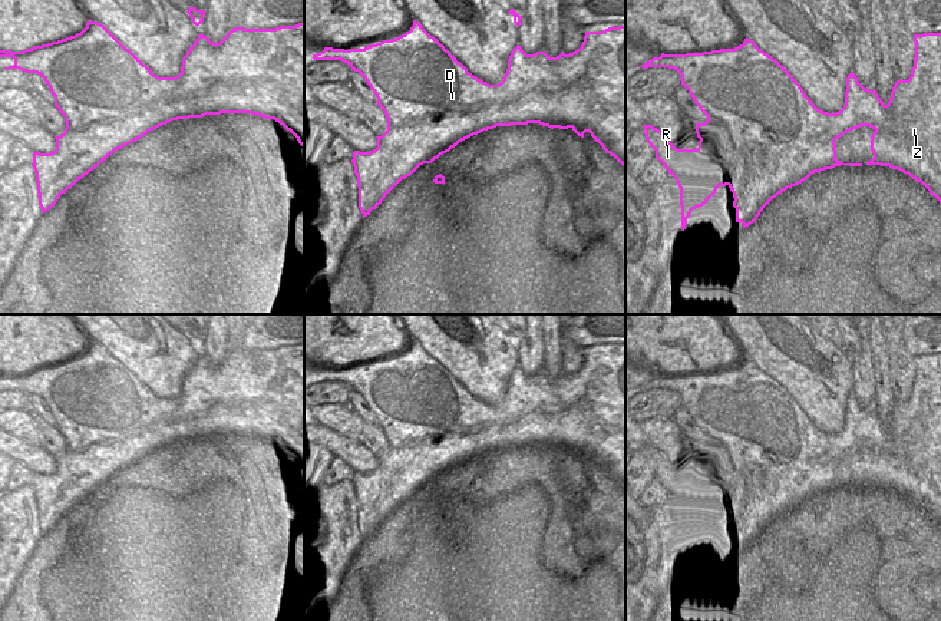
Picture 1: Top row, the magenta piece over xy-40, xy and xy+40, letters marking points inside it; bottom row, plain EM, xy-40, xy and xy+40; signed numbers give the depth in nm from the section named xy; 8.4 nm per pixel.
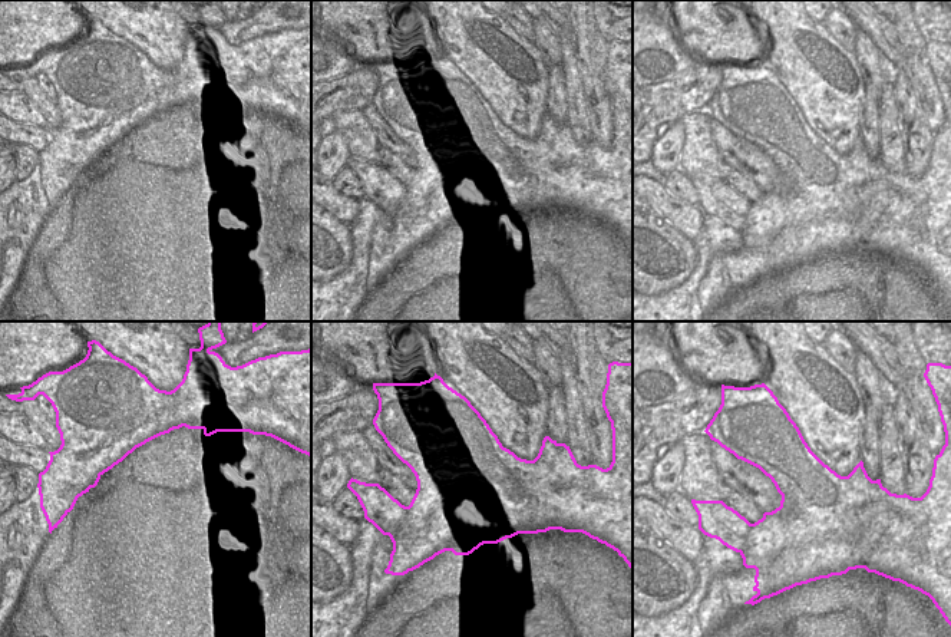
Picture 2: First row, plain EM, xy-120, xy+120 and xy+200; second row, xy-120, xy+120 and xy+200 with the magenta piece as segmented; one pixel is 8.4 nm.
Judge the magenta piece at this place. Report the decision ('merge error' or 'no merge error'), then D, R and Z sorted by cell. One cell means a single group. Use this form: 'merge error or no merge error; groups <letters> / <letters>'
merge error; groups D Z / R

